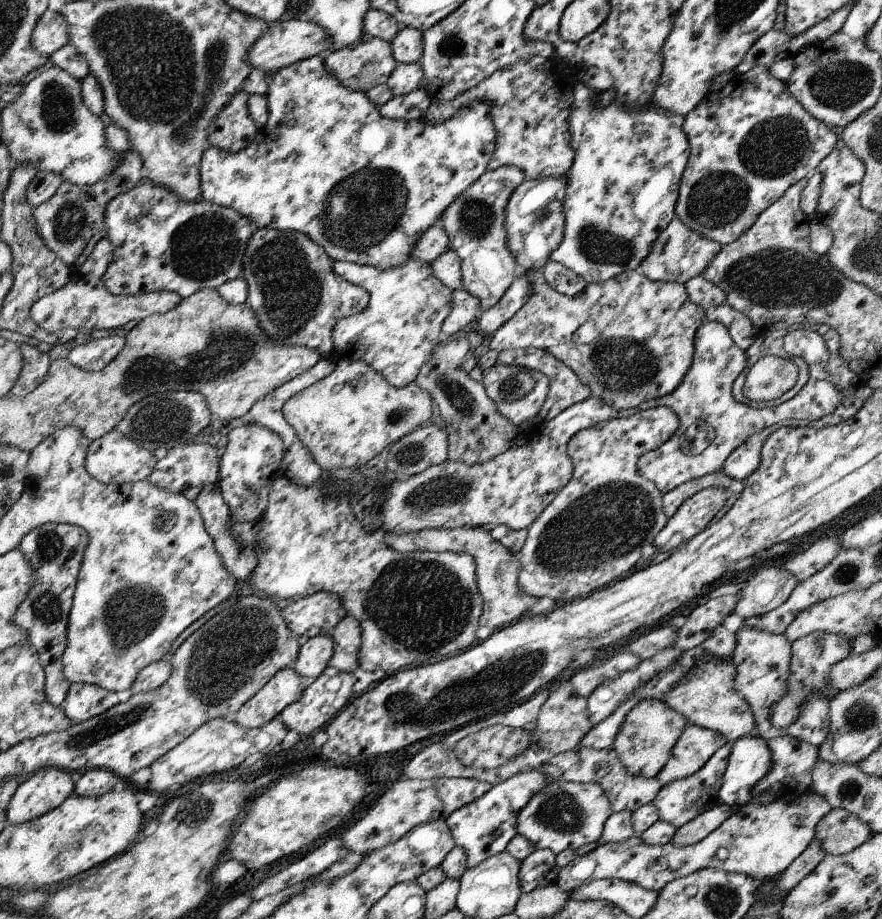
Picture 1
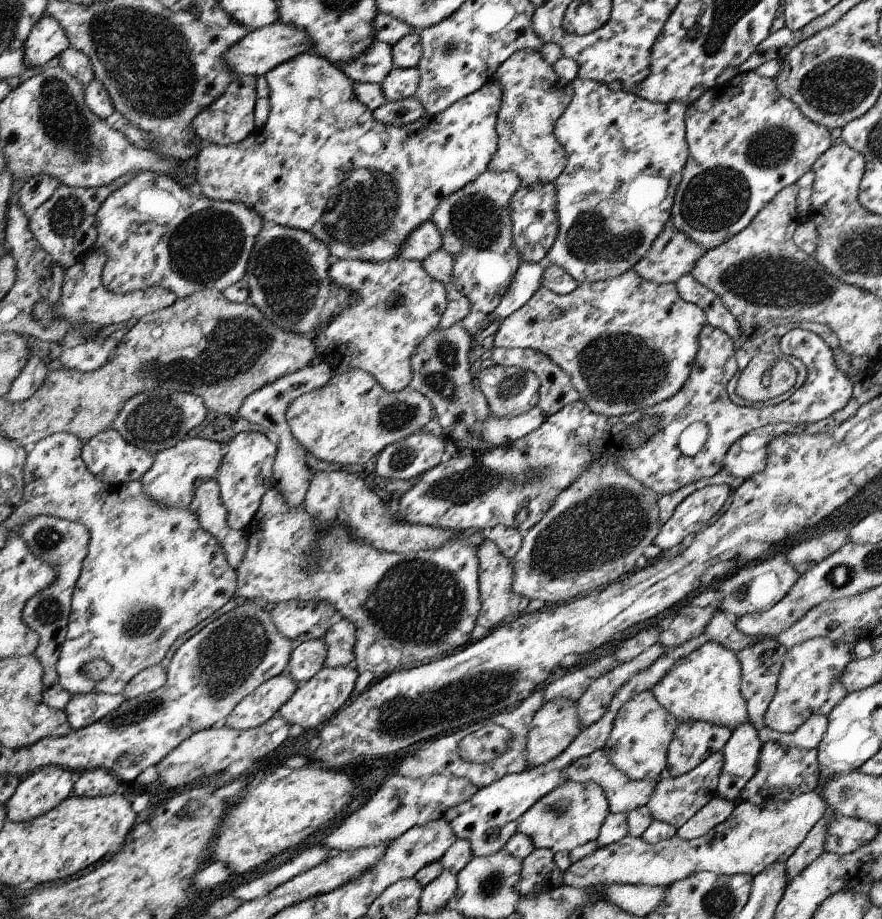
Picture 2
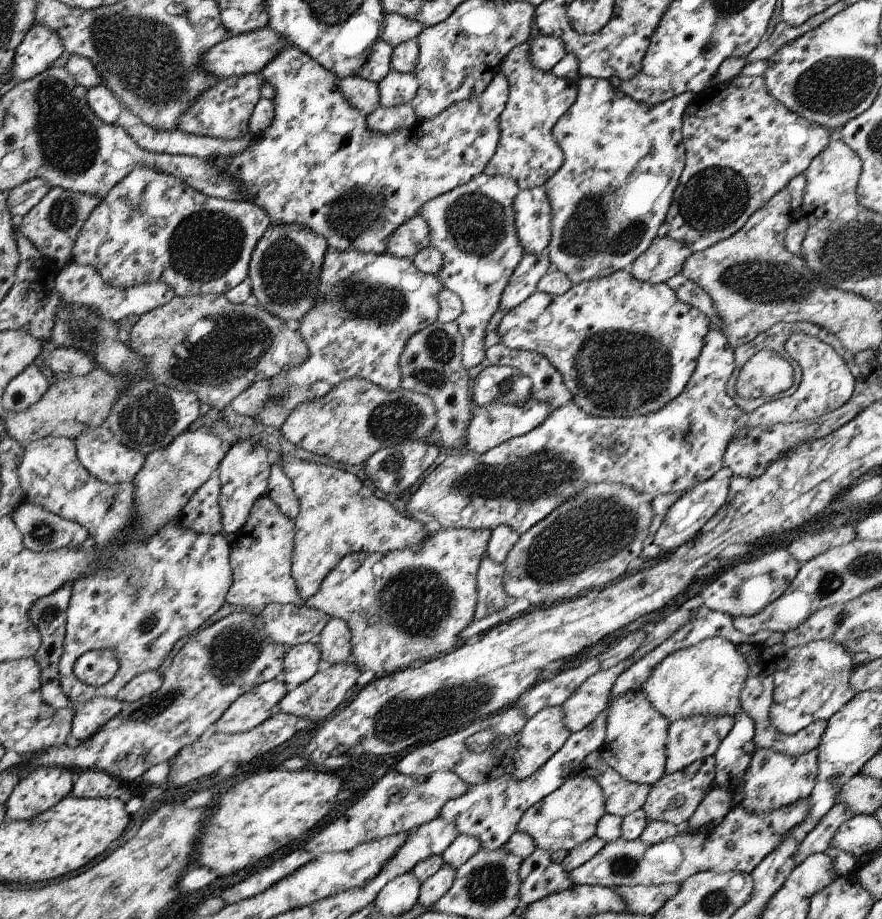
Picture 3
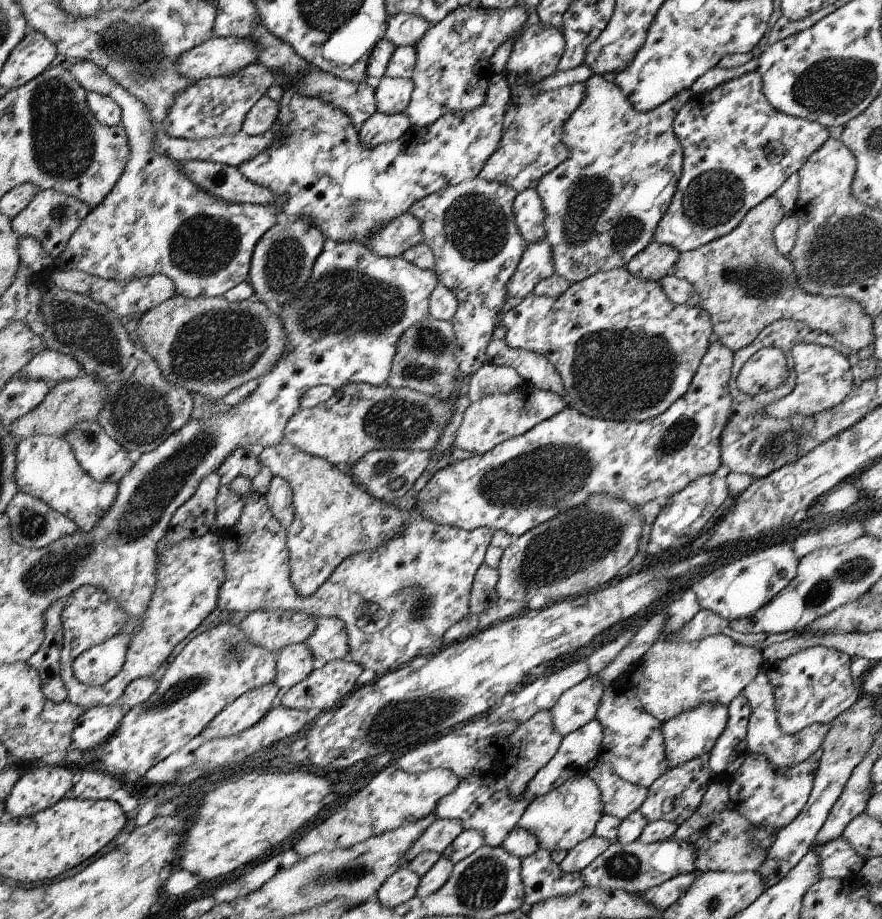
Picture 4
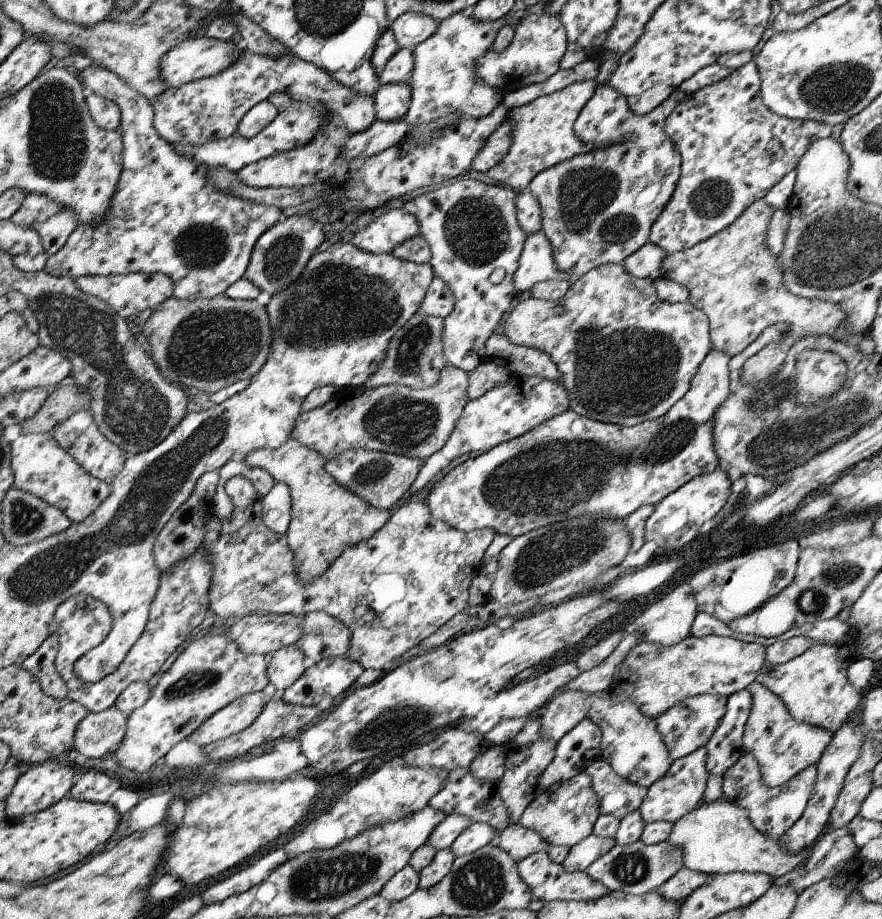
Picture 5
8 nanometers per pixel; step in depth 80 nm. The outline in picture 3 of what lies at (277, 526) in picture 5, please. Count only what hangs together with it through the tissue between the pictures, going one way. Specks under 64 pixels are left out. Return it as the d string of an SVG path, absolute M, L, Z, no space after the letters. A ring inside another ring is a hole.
M271 463L270 489L267 494L288 518L298 516L298 495L293 489L292 479L283 471L280 463Z

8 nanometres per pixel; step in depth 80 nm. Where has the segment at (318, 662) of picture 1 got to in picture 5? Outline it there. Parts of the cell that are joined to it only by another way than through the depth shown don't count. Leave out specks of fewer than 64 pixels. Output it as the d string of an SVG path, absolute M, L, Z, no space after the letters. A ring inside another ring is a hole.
M298 644L280 648L268 656L268 674L277 695L294 685L307 672L304 650Z

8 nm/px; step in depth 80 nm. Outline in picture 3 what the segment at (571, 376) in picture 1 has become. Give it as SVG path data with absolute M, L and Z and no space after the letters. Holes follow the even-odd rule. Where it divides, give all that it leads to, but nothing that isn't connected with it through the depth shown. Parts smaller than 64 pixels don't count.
M501 341L488 348L487 359L491 365L513 366L529 376L533 382L532 398L548 403L552 409L560 408L573 400L573 394L566 386L562 373L543 354L510 349Z

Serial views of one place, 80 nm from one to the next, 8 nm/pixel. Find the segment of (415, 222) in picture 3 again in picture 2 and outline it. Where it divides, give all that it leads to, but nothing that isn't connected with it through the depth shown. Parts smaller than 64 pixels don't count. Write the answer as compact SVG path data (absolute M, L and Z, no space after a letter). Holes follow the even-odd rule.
M426 221L420 225L411 237L403 244L403 252L400 257L403 259L412 259L424 261L435 253L437 250L443 248L443 233L435 222Z

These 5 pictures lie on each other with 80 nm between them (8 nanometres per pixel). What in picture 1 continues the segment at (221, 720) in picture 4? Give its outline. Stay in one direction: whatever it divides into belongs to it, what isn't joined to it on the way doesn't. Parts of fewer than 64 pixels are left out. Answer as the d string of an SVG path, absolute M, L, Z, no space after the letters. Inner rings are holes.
M293 666L283 668L239 710L235 721L244 728L260 728L299 701L306 690L302 675Z

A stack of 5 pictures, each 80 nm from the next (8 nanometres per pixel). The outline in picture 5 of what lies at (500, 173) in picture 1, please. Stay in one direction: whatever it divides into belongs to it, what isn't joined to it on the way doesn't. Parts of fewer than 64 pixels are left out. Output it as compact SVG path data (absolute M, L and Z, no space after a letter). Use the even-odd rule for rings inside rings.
M462 178L405 204L419 219L419 235L430 247L435 276L442 278L455 298L454 310L444 319L444 356L452 367L468 374L486 361L484 344L517 294L515 273L527 238L516 220L515 198L512 187Z

